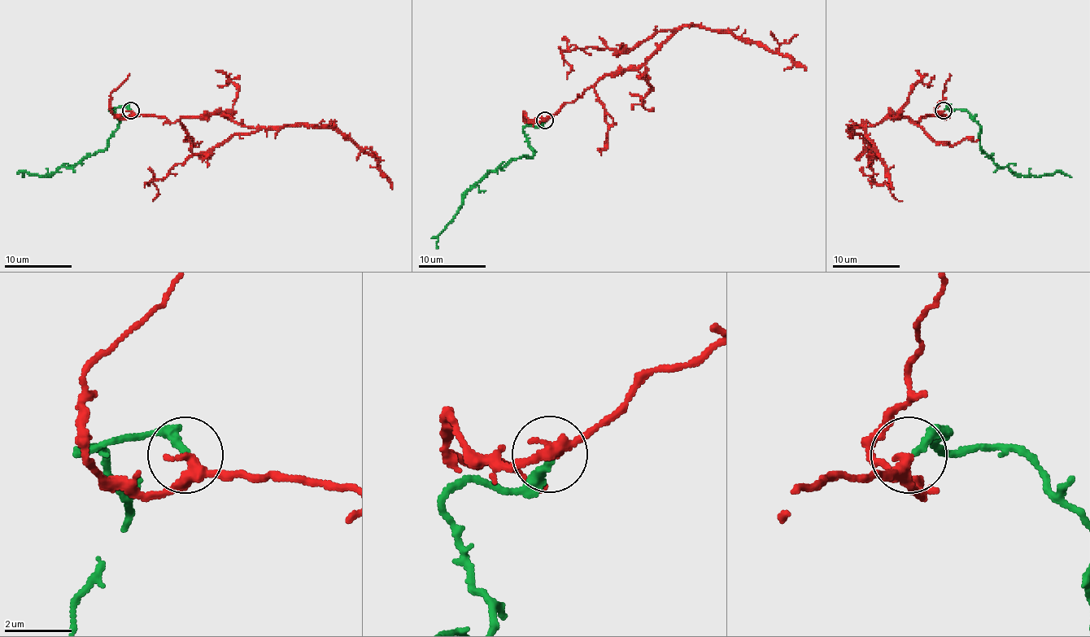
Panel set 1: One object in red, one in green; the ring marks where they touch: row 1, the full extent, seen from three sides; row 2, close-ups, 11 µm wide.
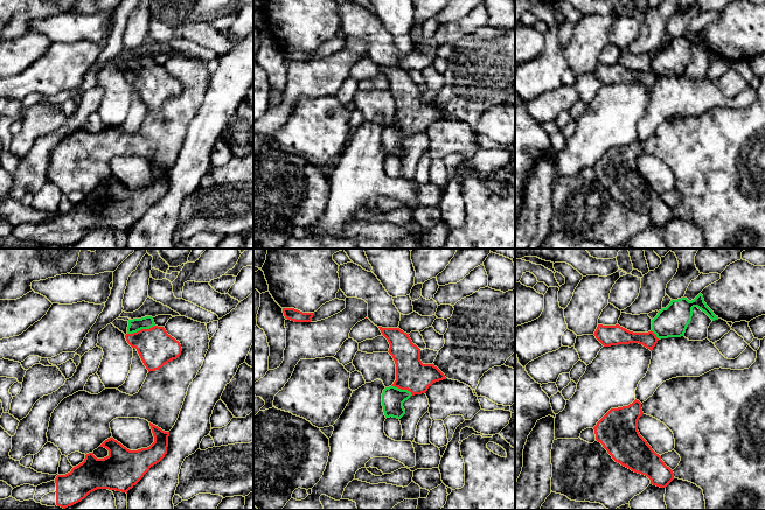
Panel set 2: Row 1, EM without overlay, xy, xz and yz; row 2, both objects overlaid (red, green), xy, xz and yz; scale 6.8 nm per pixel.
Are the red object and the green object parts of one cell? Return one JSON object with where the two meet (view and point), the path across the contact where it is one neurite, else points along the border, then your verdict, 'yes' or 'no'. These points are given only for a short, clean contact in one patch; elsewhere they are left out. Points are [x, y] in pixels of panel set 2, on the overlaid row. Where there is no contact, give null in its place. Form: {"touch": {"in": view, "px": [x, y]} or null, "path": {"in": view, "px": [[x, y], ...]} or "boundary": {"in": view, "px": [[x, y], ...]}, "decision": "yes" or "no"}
{"touch": {"in": "xy", "px": [141, 329]}, "path": {"in": "xy", "px": [[155, 348], [141, 329], [136, 325]]}, "decision": "yes"}

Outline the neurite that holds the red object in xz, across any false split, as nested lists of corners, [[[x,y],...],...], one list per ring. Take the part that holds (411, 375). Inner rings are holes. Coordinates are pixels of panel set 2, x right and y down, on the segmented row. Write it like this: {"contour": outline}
{"contour": [[[378,328],[390,344],[388,352],[396,364],[396,380],[382,393],[383,412],[385,418],[401,419],[405,414],[405,400],[425,393],[433,383],[446,377],[434,364],[422,363],[420,349],[412,343],[409,334],[399,328]]]}

